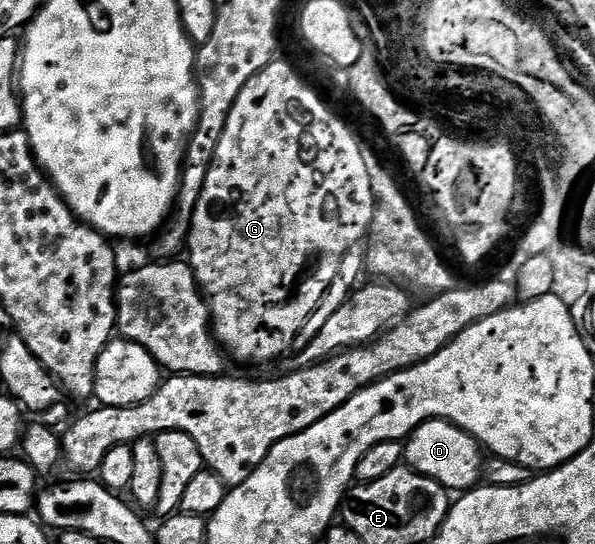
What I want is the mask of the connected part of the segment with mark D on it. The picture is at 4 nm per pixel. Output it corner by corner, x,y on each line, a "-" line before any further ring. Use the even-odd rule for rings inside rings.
425,420
425,422
423,422
422,425
420,425
410,436
407,436
404,441
405,463
409,465
409,467
413,468
415,472
419,472
420,474
424,474
428,478
432,478
436,482
440,482
443,488
449,490
454,494
469,492
471,488
479,487
480,481
484,476
484,459
482,460
482,456
484,457
484,449
482,445
479,444
473,436
469,436
460,426
456,426
454,423
452,423
451,420

